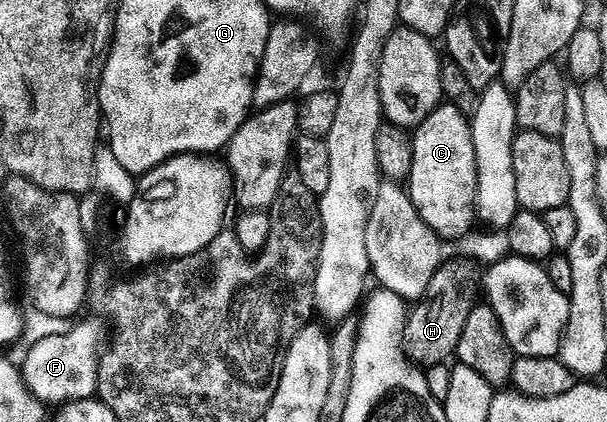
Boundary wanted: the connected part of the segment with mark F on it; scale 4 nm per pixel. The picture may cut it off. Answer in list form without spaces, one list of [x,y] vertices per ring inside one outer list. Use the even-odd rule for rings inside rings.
[[[75,322],[68,333],[63,335],[53,335],[43,339],[33,340],[29,344],[22,363],[20,359],[20,370],[22,380],[26,383],[26,388],[35,395],[44,405],[61,405],[72,399],[89,399],[98,390],[98,356],[99,349],[98,335],[94,332],[94,327],[90,323]]]

